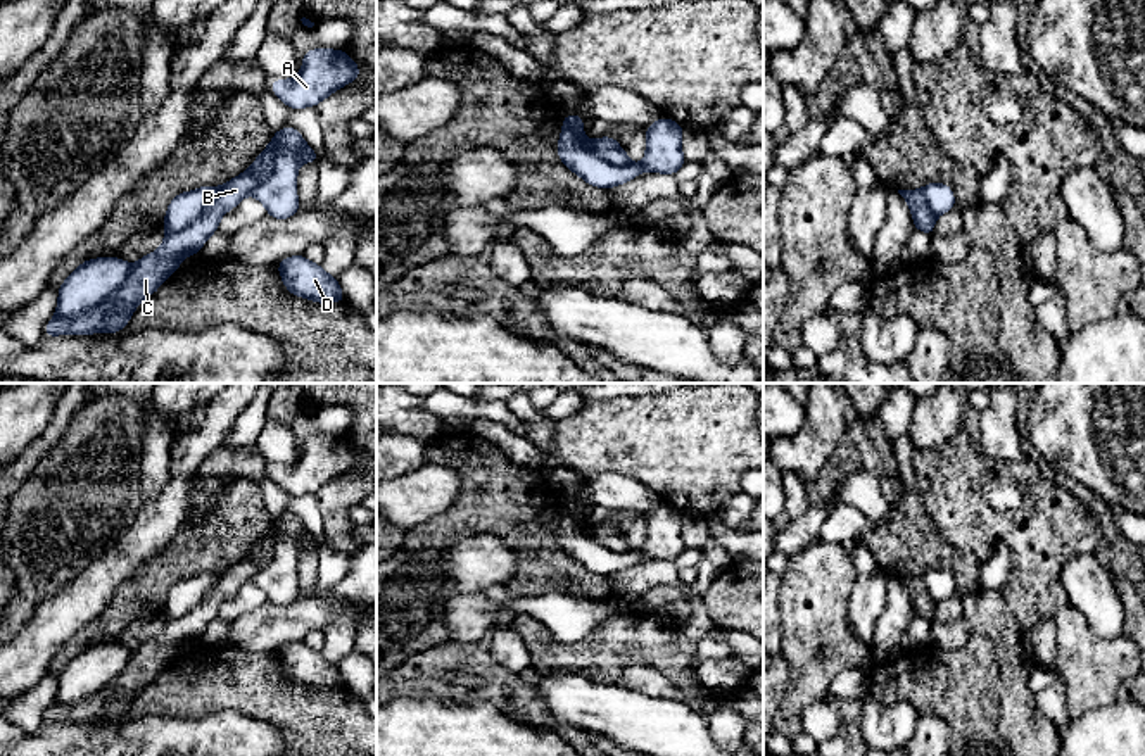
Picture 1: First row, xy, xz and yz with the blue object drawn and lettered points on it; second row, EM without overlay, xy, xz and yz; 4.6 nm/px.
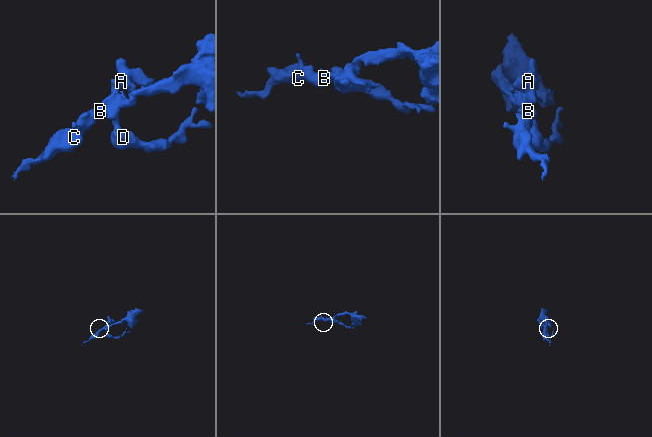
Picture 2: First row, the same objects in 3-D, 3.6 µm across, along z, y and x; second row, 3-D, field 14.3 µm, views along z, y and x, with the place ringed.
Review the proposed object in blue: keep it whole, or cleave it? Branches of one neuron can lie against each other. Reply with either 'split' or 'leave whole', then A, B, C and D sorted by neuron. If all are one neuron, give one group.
split | A D / B C

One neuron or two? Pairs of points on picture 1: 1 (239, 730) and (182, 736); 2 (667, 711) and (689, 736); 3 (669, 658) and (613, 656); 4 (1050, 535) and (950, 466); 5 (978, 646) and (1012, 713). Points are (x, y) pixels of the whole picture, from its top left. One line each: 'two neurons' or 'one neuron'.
1: one neuron
2: one neuron
3: one neuron
4: one neuron
5: two neurons

